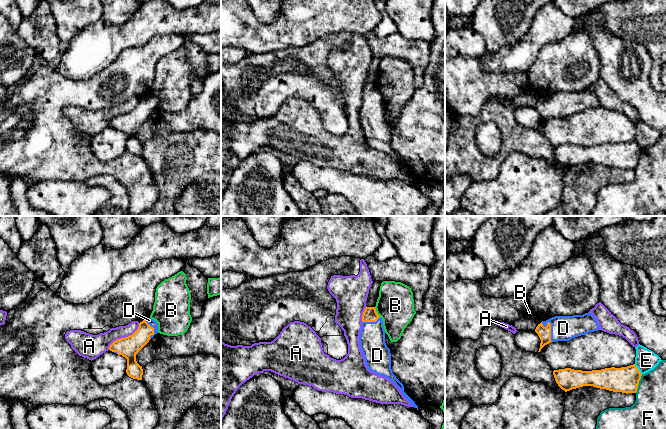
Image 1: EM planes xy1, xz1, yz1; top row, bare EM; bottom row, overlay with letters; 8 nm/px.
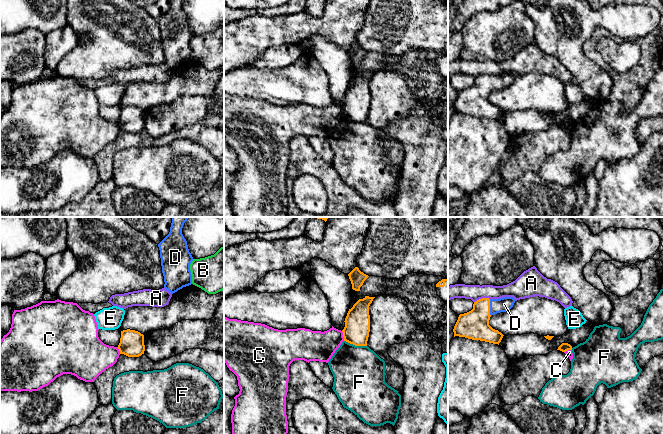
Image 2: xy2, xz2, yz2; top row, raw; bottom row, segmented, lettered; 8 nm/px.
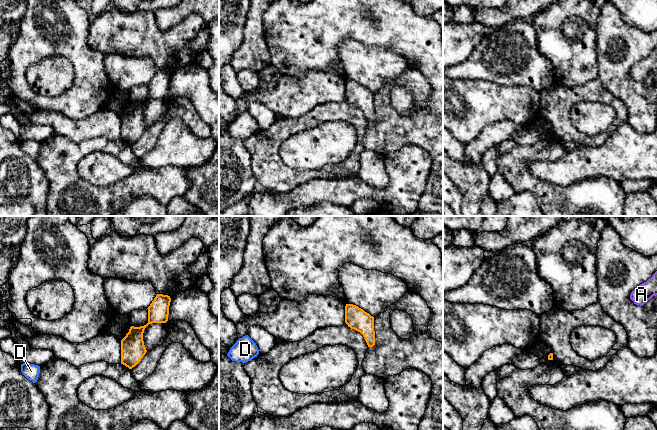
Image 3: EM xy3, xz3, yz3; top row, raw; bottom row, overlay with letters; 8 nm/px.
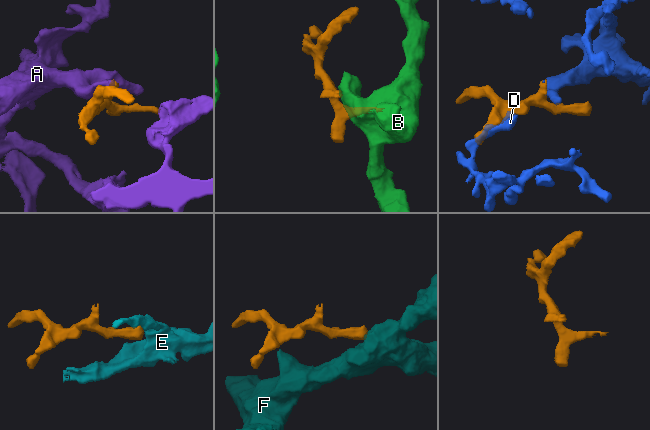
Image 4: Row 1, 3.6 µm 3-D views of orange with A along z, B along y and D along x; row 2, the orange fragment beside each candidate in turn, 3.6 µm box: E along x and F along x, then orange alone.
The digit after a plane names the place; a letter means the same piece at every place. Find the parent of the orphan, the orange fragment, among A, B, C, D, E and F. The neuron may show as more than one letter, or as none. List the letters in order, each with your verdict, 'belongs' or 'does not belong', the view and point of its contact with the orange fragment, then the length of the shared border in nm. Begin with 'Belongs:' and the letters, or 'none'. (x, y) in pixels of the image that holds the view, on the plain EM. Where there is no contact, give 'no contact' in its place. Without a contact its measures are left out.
Belongs: D
A: does not belong | xy1 (125, 113) | 340 nm
B: does not belong | xz1 (376, 88) | 90 nm
C: does not belong | xz2 (343, 112) | 80 nm
D: belongs | yz1 (550, 103) | 180 nm
E: does not belong | yz1 (637, 145) | 110 nm
F: does not belong | xz2 (355, 121) | 190 nm

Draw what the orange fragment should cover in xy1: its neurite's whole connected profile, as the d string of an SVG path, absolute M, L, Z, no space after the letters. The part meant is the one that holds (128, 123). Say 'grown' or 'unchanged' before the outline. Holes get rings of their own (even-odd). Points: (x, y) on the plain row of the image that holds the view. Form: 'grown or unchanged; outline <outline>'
grown; outline M148 94L139 99L138 105L132 111L125 113L125 114L117 115L110 121L109 123L110 127L118 131L122 131L123 133L127 135L126 149L129 153L133 155L137 155L137 156L142 156L143 145L142 145L142 142L140 142L136 137L136 130L157 109L158 109L158 99L155 96Z

